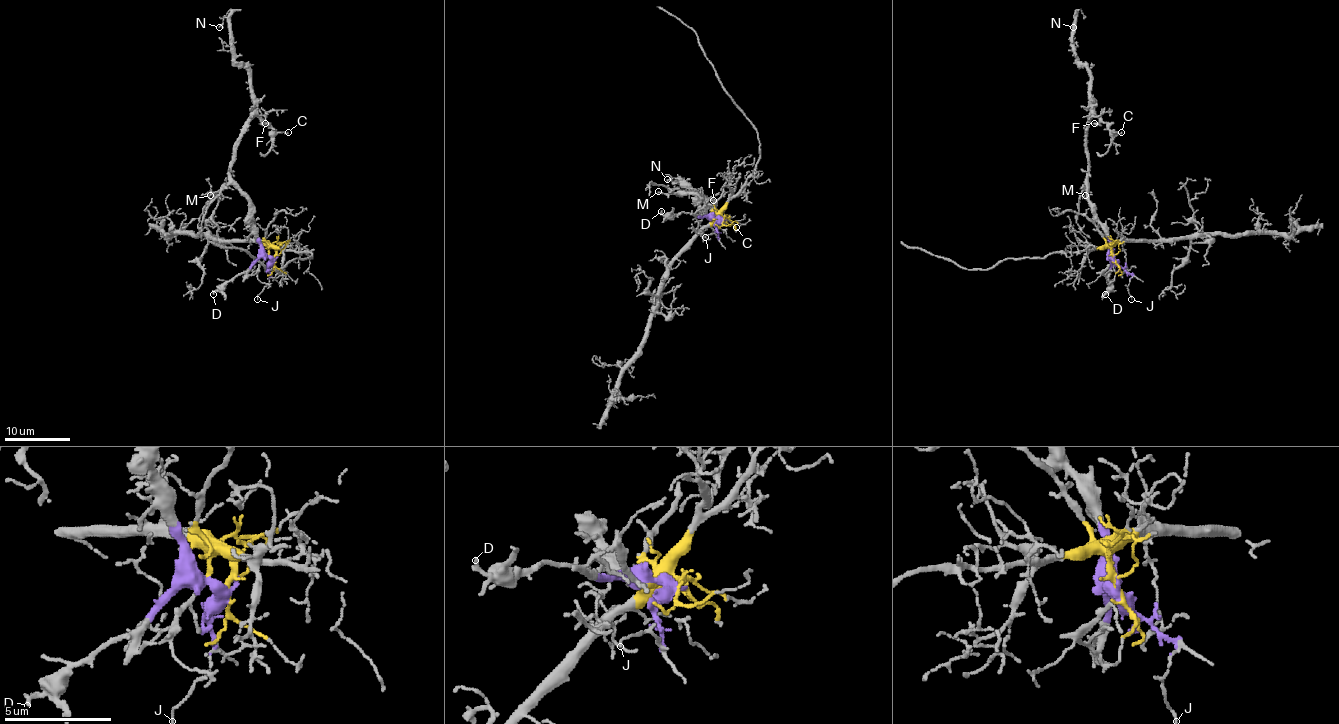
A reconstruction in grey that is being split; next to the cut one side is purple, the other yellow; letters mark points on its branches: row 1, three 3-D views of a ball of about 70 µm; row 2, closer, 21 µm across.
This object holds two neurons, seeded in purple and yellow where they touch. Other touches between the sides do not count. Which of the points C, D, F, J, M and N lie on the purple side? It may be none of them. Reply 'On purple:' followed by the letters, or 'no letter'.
On purple: C, D, F, J, M, N

